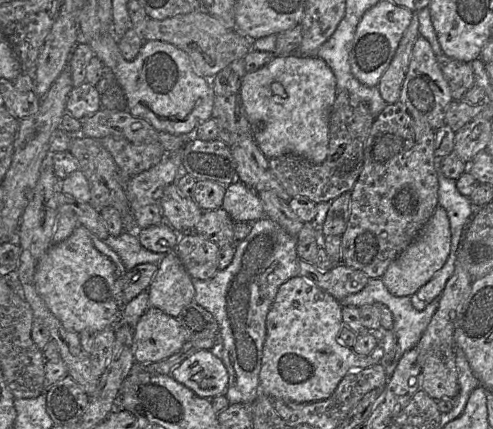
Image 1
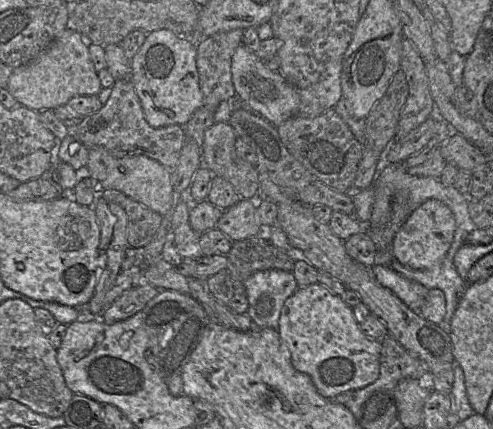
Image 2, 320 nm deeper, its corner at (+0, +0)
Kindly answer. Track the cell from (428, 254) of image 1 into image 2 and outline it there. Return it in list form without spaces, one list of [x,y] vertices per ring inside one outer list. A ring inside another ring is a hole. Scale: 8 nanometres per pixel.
[[[427,200],[409,215],[395,235],[392,254],[404,266],[415,270],[429,269],[445,257],[455,230],[456,221],[450,208],[439,200]]]

